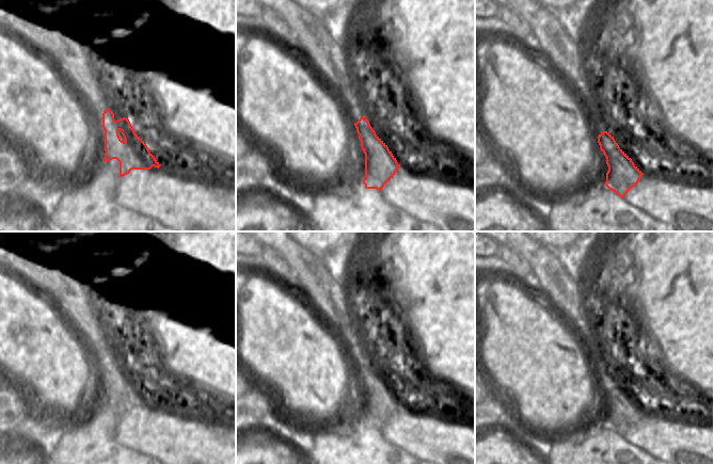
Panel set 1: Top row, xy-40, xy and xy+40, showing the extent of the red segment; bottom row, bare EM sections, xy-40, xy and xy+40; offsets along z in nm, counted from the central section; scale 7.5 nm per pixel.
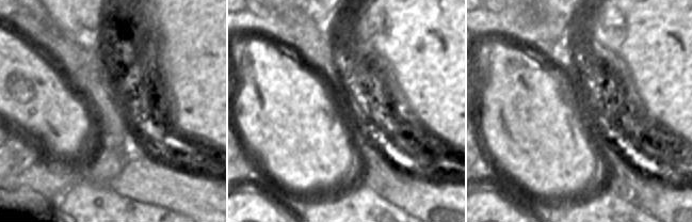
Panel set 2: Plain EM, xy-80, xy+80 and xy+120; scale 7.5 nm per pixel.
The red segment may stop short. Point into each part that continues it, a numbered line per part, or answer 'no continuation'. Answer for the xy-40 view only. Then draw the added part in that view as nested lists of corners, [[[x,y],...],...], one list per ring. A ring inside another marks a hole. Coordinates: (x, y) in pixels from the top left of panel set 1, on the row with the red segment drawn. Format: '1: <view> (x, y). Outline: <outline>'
1: xy-40 (84, 53). Outline: [[[50,0],[17,1],[47,26],[45,32],[37,34],[35,38],[52,50],[73,70],[84,90],[99,103],[106,103],[116,119],[126,117],[117,96],[115,81],[109,68],[105,39],[95,37],[92,31],[78,29]]]

